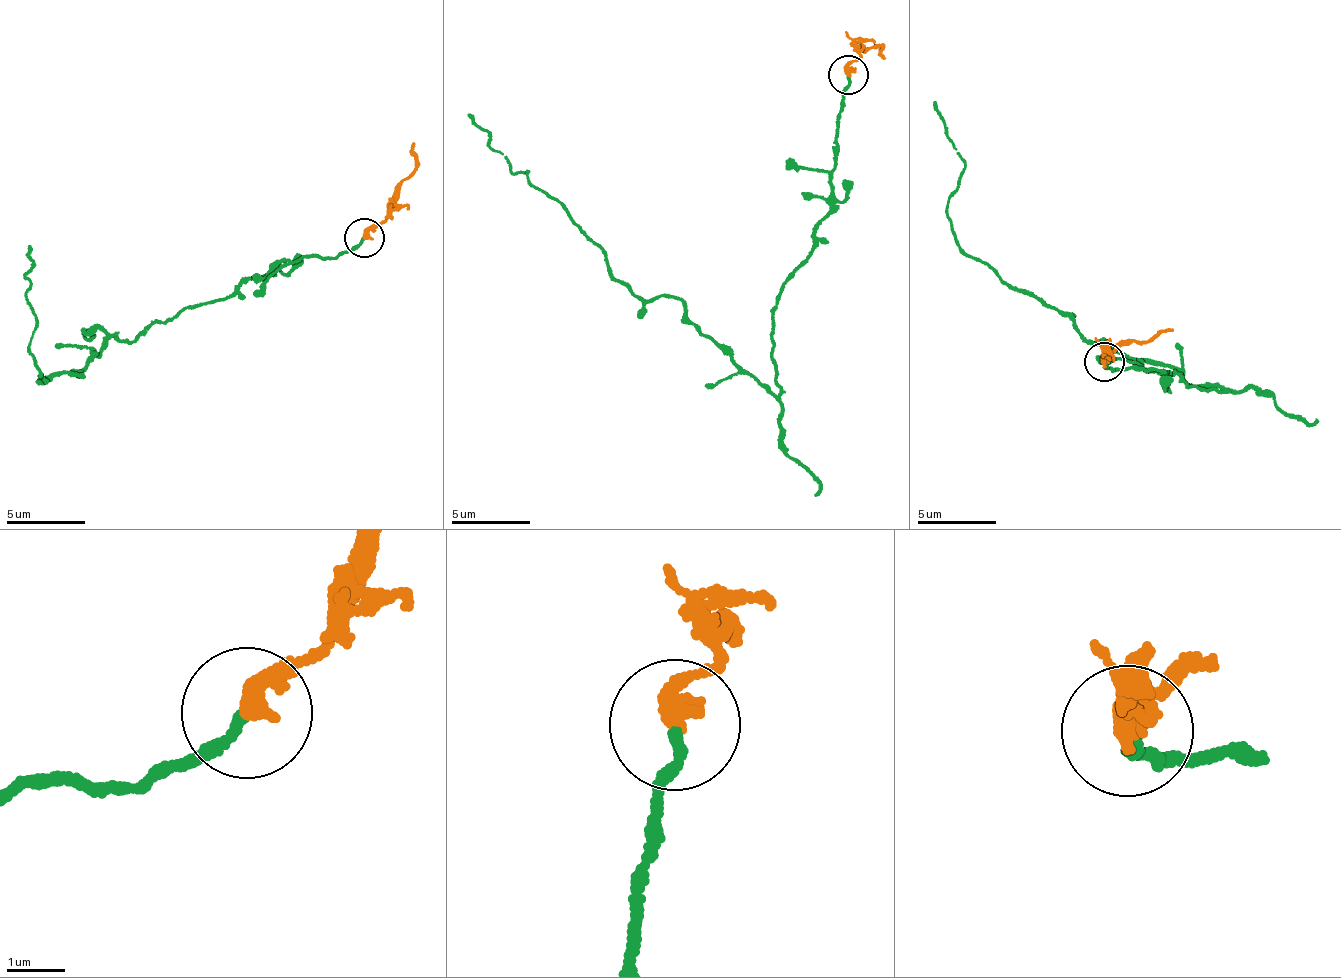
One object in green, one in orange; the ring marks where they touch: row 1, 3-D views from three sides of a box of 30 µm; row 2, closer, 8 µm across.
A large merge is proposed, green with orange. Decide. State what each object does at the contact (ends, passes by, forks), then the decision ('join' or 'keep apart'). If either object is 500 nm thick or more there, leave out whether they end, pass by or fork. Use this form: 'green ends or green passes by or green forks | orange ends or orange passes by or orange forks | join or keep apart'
green ends | orange ends | keep apart

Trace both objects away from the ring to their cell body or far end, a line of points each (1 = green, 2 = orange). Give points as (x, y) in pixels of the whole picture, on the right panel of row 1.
1: (1105, 363), (1222, 387), (1094, 347), (1064, 312), (961, 250), (947, 210), (965, 160), (935, 100)
2: (1105, 363), (1114, 350), (1142, 344), (1174, 329)

